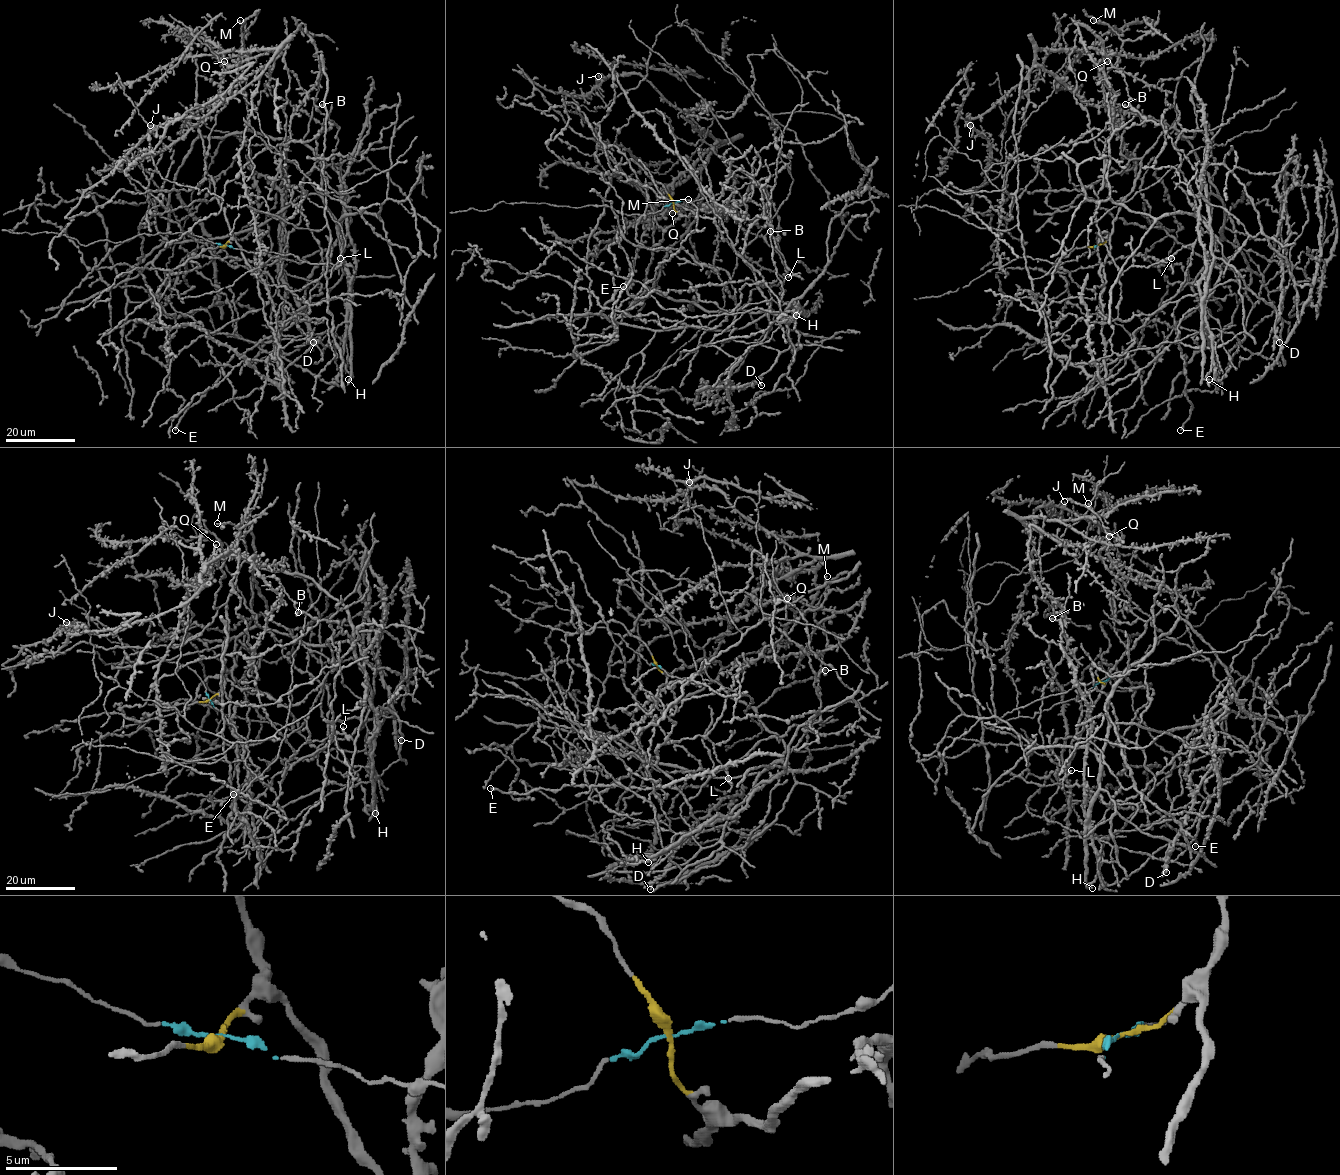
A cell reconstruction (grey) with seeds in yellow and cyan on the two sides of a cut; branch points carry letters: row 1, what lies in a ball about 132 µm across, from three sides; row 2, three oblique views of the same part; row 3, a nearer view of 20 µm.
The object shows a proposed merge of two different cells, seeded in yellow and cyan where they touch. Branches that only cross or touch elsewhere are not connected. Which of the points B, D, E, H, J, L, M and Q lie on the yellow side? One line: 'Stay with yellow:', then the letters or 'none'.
Stay with yellow: B, D, E, H, L, M

